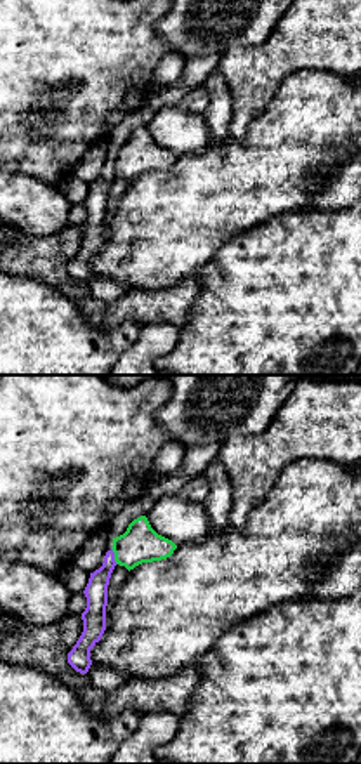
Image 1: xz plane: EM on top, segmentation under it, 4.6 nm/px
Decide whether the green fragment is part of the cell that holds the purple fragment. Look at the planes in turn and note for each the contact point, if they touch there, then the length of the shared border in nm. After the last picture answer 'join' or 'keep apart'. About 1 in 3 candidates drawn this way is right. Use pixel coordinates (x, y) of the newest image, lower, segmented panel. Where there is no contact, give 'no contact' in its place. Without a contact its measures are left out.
meets purple at (113, 556); contact 80 nm long

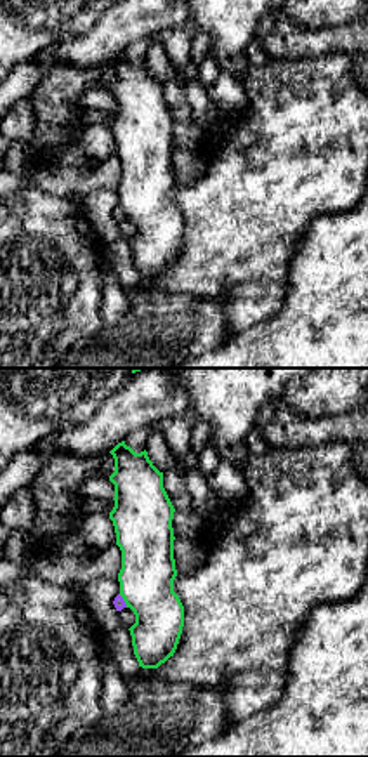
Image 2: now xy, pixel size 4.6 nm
meets purple at (124, 601); contact 80 nm long

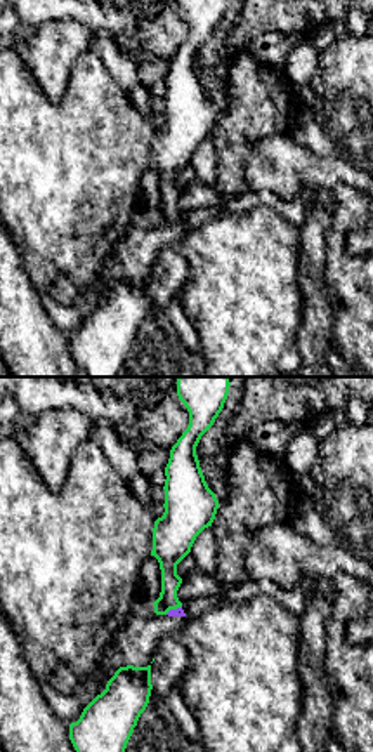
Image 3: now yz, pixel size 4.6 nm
meets purple at (172, 610); contact 90 nm long

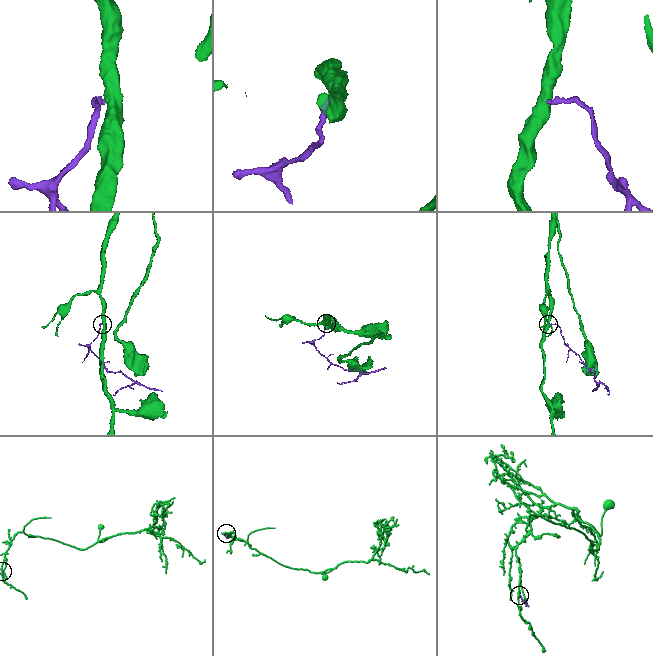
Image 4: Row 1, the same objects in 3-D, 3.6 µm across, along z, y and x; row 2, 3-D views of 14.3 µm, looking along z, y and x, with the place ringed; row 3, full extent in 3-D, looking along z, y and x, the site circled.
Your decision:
keep apart

